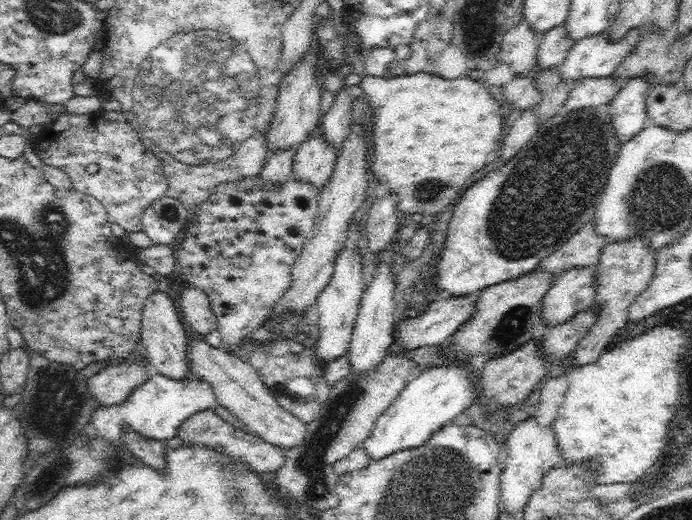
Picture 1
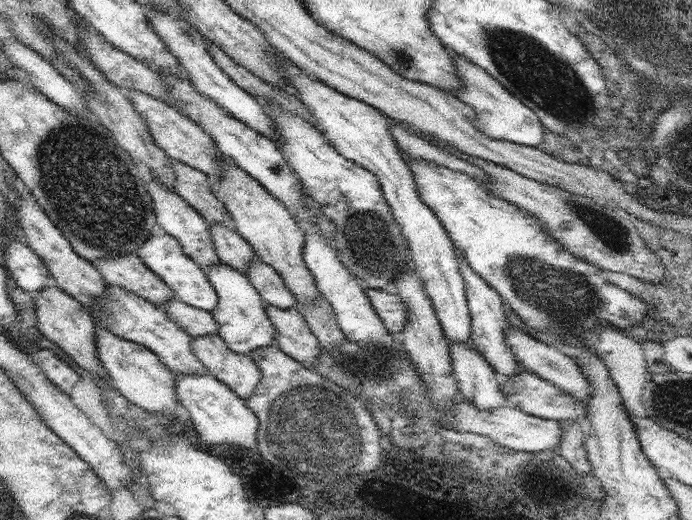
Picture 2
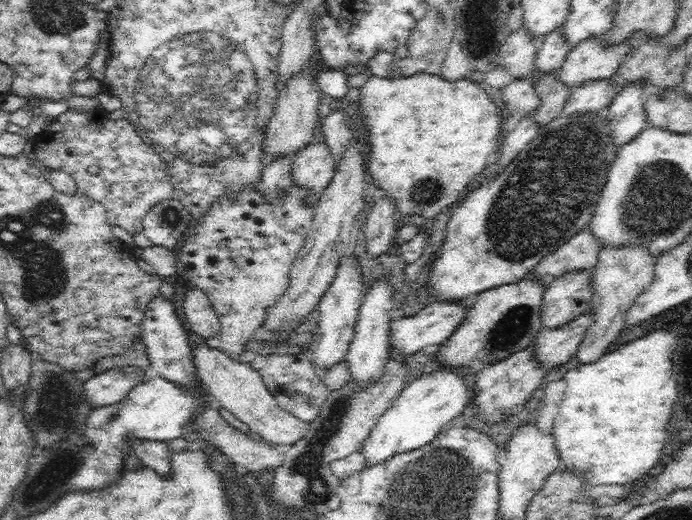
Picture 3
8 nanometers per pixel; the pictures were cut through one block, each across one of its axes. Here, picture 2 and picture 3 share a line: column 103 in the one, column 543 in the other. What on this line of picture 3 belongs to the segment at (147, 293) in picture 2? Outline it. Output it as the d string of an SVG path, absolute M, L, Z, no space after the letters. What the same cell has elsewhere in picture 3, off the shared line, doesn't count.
M588 224L538 263L531 276L549 280L568 271L593 270L602 248L602 239L594 235Z

